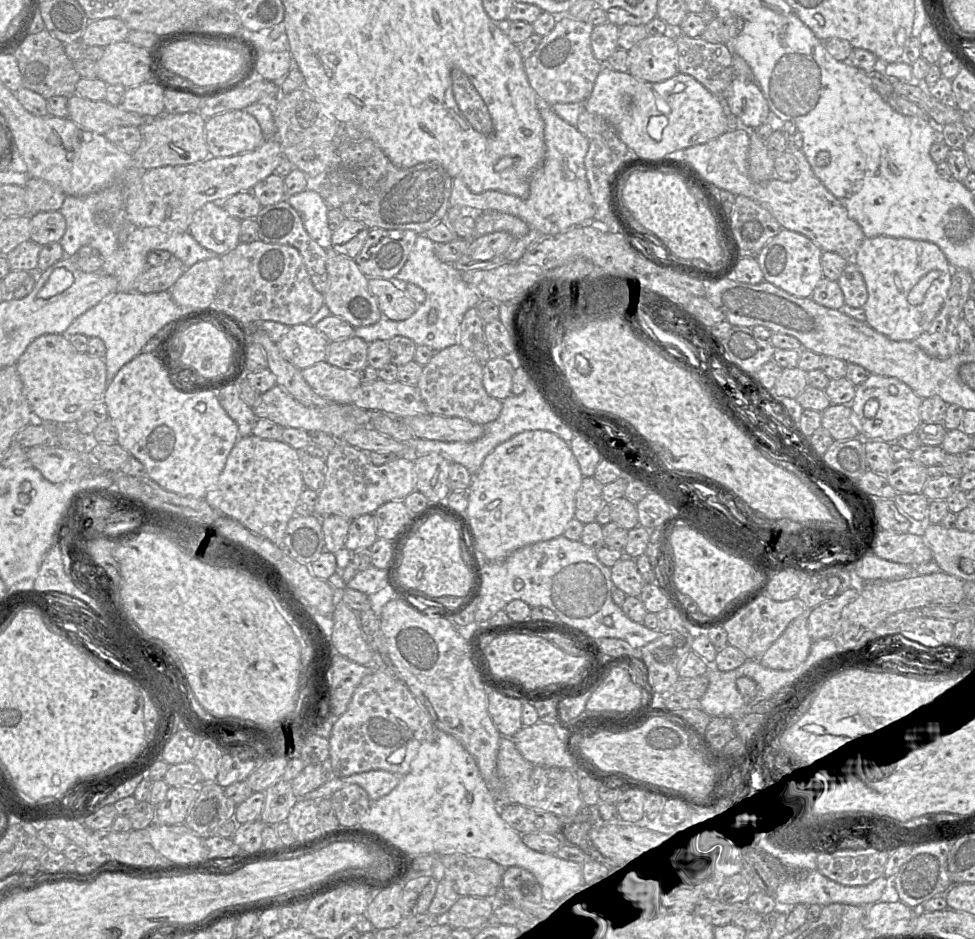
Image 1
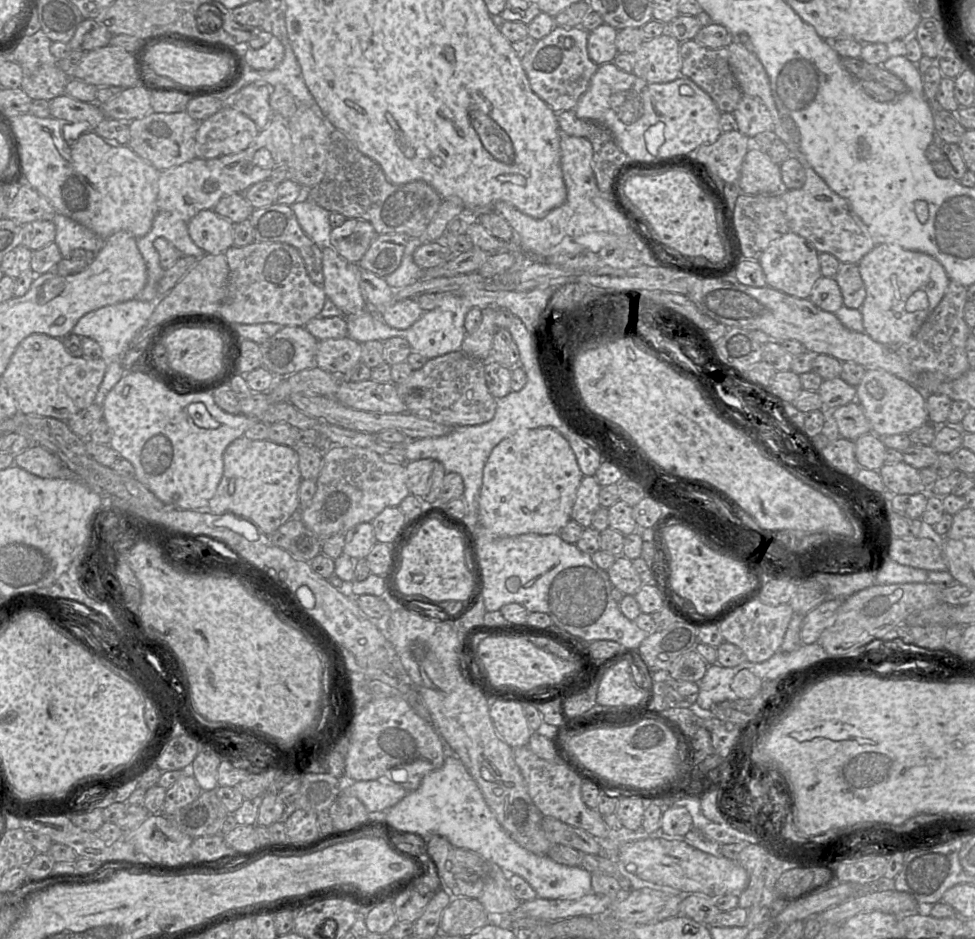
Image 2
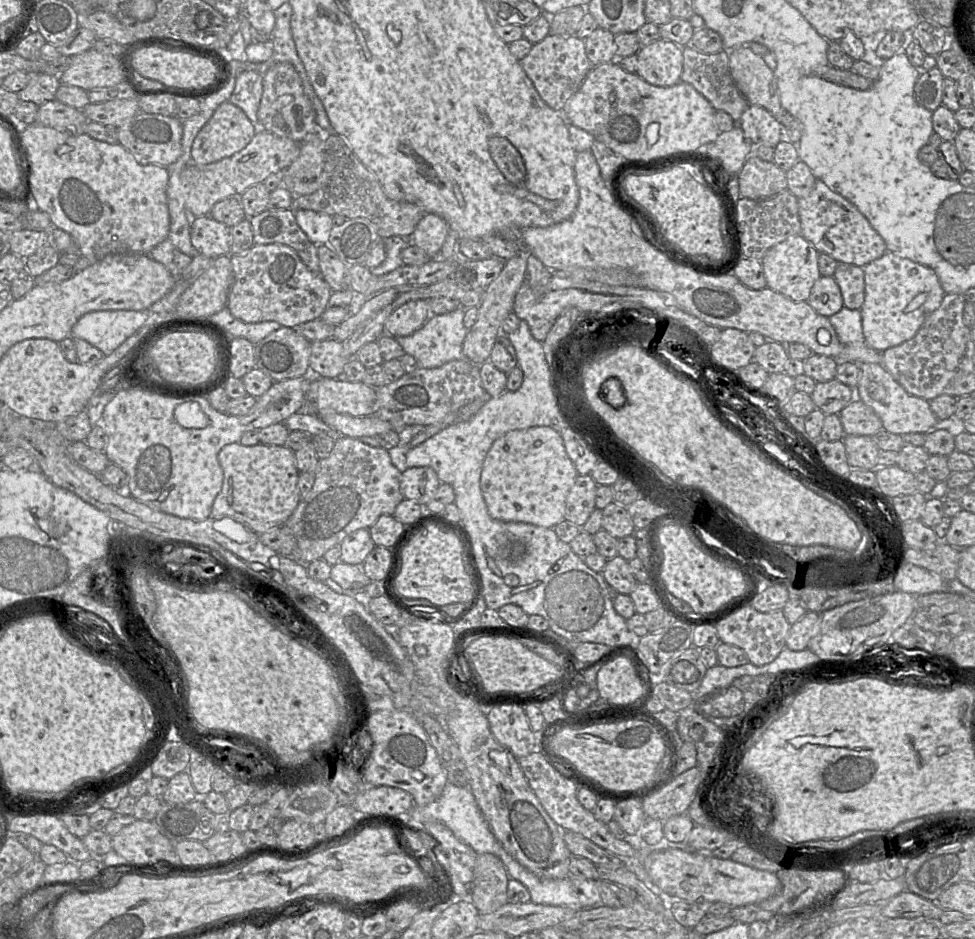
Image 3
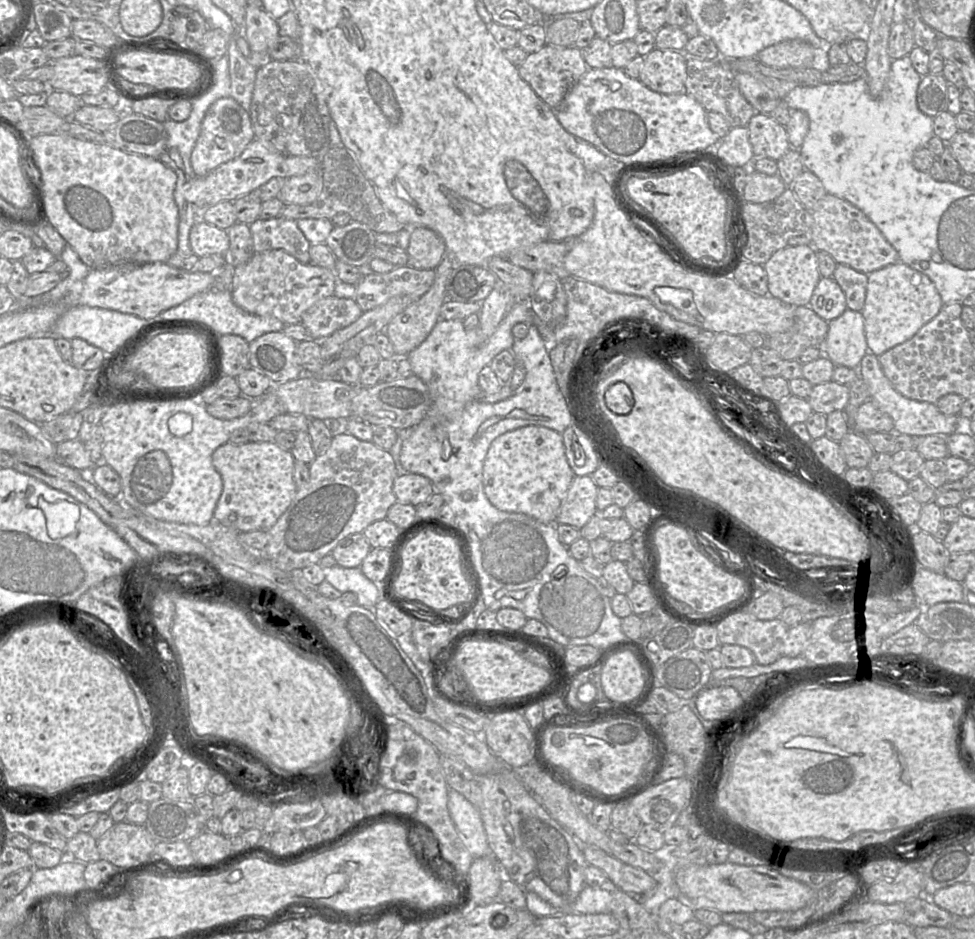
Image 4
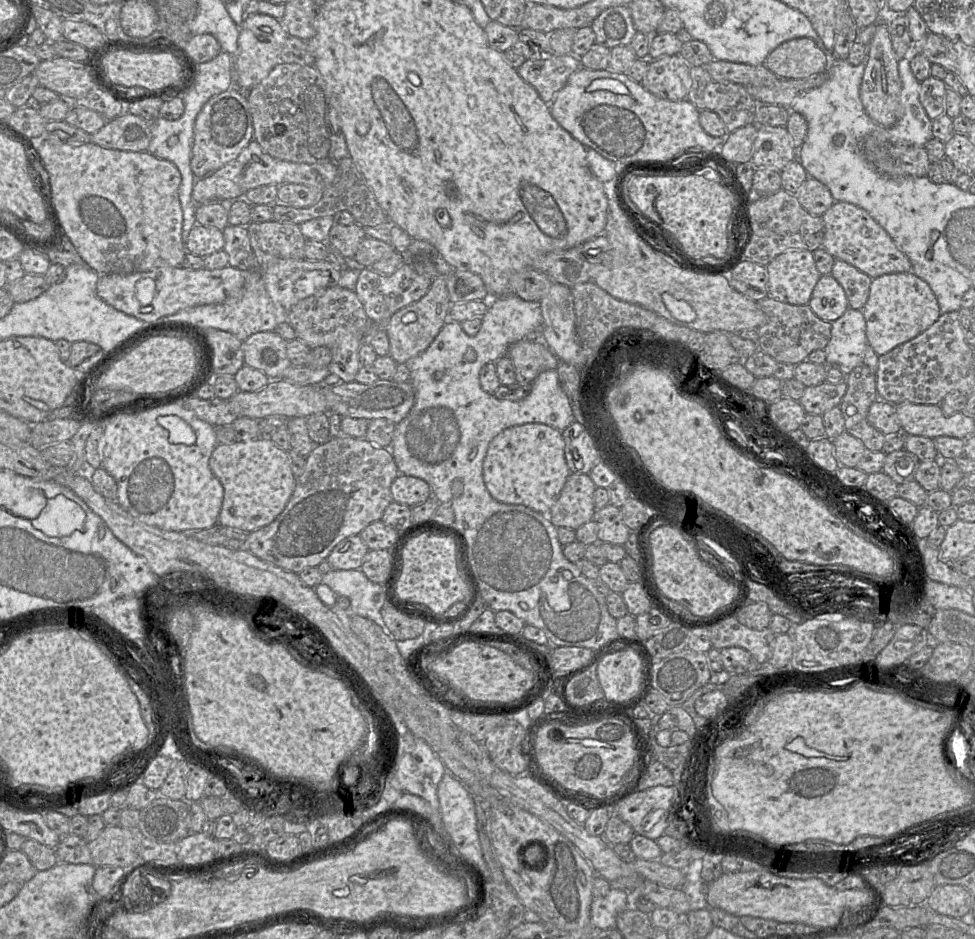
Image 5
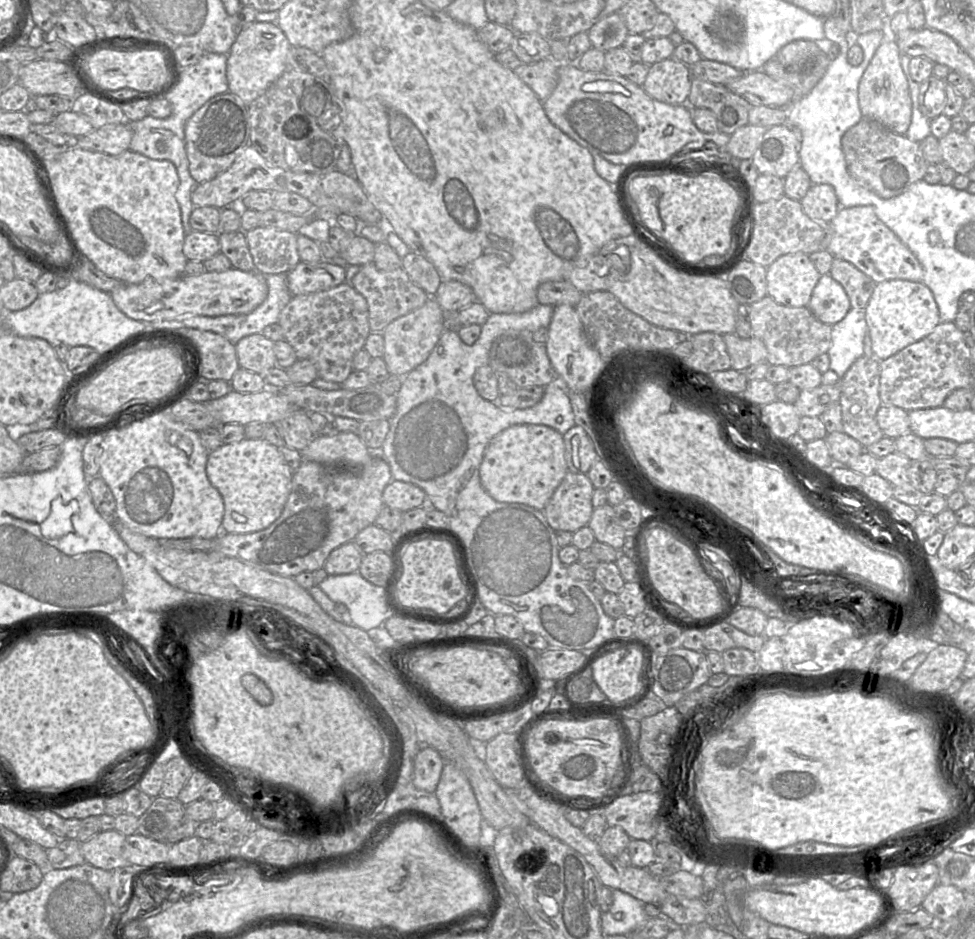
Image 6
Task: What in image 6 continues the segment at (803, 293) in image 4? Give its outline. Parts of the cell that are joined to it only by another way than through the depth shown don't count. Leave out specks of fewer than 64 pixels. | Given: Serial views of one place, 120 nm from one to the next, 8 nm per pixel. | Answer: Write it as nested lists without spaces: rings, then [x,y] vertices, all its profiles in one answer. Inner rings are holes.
[[[782,255],[767,267],[767,295],[783,306],[807,307],[820,276],[809,255]]]

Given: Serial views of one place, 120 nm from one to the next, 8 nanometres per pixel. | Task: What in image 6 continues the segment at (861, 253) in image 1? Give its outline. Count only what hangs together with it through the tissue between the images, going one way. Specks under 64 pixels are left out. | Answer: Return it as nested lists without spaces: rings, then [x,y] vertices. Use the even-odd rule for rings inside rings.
[[[902,279],[876,283],[864,312],[874,357],[879,361],[922,340],[940,323],[939,310],[931,290],[922,282]]]

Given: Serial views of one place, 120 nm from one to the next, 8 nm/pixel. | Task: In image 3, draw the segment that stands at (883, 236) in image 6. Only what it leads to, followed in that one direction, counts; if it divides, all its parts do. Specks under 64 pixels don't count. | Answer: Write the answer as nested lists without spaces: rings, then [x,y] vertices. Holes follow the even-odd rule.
[[[816,179],[814,189],[805,198],[798,199],[801,234],[819,253],[830,255],[837,262],[864,267],[881,257],[886,245],[862,213],[847,199]]]

